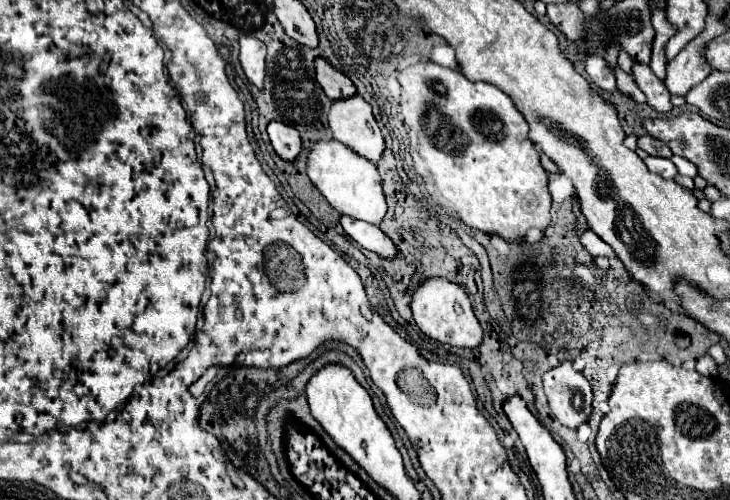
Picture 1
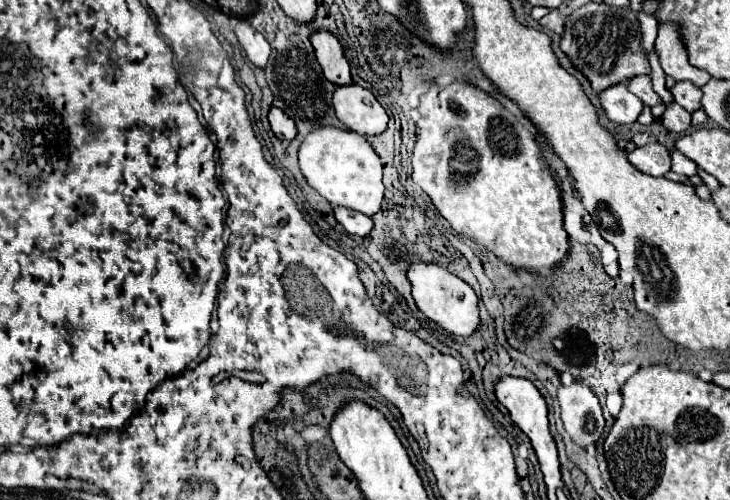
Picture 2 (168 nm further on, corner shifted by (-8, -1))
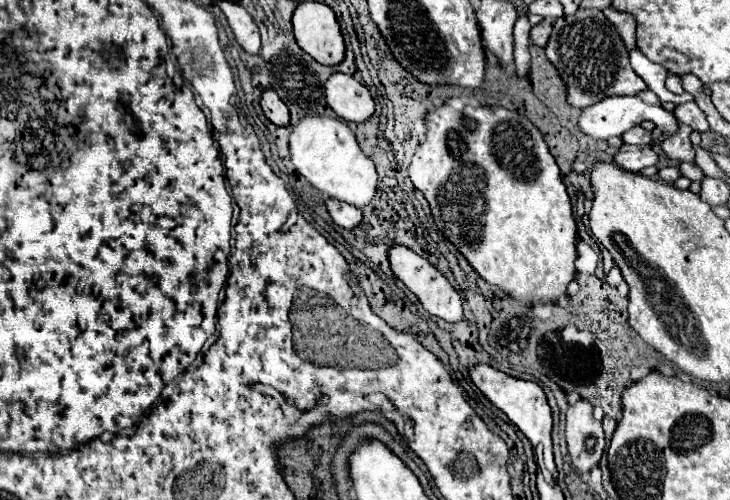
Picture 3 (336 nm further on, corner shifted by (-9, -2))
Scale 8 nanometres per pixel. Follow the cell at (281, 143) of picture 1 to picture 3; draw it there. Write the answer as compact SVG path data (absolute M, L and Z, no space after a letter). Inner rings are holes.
M266 90L266 92L262 94L260 106L262 106L266 118L268 118L274 126L290 126L288 108L286 108L286 104L278 98L278 94L276 94L274 90Z

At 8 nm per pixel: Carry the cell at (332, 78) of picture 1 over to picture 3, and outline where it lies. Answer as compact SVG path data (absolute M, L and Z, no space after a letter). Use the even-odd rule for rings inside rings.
M302 2L294 16L294 36L304 52L324 66L338 66L344 60L344 38L340 24L326 4Z

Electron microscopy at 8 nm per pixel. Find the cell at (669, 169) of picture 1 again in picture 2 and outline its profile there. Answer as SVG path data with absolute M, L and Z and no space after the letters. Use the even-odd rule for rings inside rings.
M649 143L627 153L631 165L647 175L665 175L671 169L669 149L661 143Z

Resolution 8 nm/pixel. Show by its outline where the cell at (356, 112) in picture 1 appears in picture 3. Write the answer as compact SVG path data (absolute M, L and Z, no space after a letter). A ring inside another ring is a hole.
M342 72L328 78L326 102L344 122L366 122L376 110L368 88Z

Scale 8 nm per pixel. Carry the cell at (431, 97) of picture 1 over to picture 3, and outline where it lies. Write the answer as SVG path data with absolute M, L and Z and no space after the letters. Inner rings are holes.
M450 104L438 106L434 108L434 112L428 112L426 116L426 140L416 148L412 162L408 166L408 174L412 184L424 194L424 198L430 202L430 210L432 210L432 218L438 224L440 232L468 258L468 262L472 264L472 268L490 284L500 286L502 290L506 290L508 294L516 296L520 300L520 304L524 306L532 306L534 302L556 302L560 296L566 294L568 284L574 280L574 260L576 260L576 222L572 216L572 206L570 206L570 196L566 192L566 186L560 180L560 168L554 162L554 156L548 152L548 146L540 134L540 130L524 116L506 110L502 106L464 106L462 112L456 112ZM468 224L480 224L480 228L476 230L474 238L472 234L468 234Z

